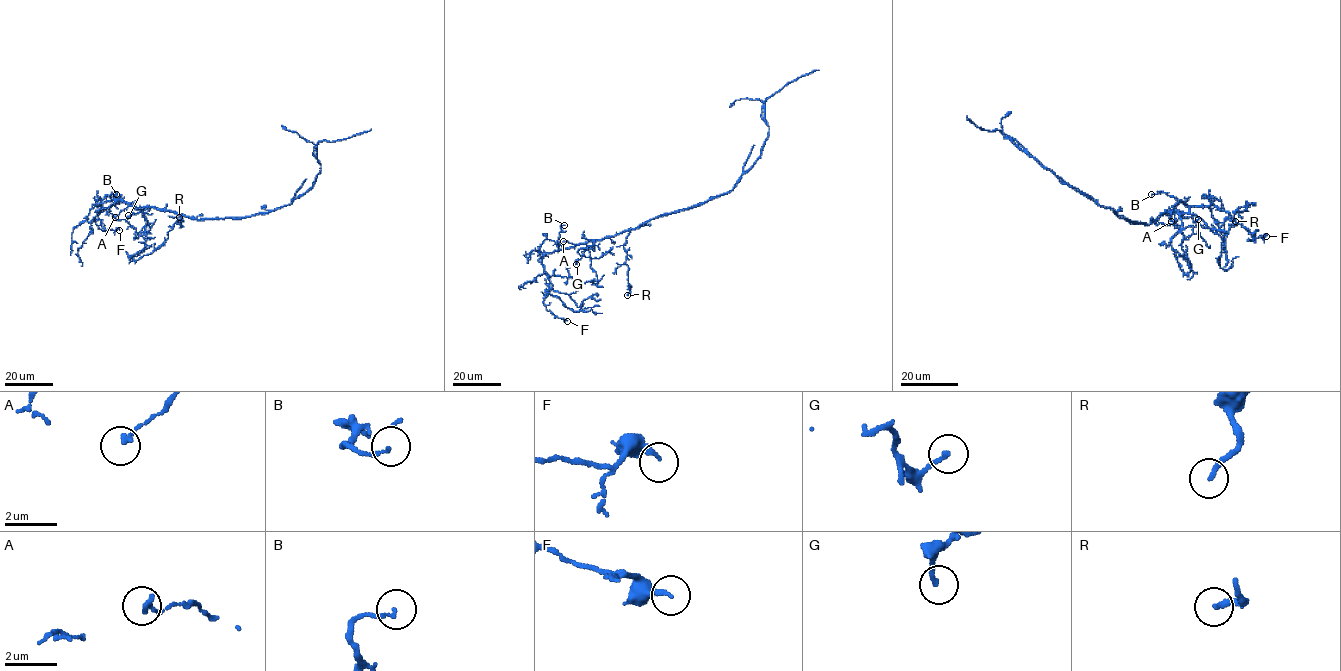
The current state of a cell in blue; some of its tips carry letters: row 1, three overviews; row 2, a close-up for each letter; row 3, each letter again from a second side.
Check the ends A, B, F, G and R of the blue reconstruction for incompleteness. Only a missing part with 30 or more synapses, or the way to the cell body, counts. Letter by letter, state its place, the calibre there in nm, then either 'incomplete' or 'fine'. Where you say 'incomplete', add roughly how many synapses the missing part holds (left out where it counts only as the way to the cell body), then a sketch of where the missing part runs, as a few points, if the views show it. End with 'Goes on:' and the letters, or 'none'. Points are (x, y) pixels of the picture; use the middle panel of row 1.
A: place (563, 241); calibre 180 nm; fine
B: place (564, 225); calibre 130 nm; fine
F: place (567, 321); calibre 190 nm; fine
G: place (576, 264); calibre 190 nm; fine
R: place (627, 295); calibre 200 nm; fine
Goes on: none

